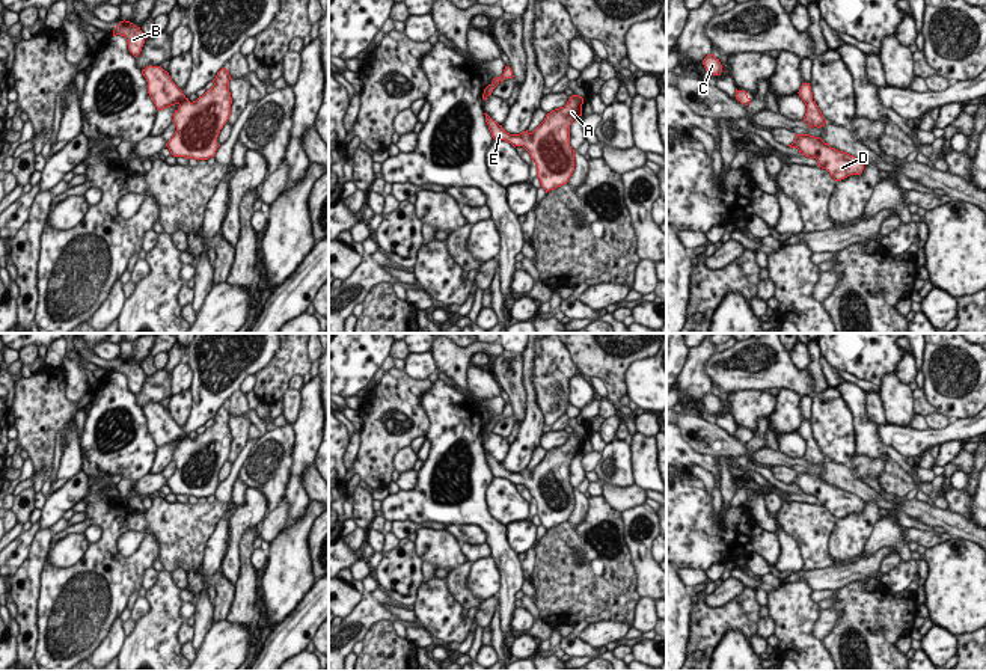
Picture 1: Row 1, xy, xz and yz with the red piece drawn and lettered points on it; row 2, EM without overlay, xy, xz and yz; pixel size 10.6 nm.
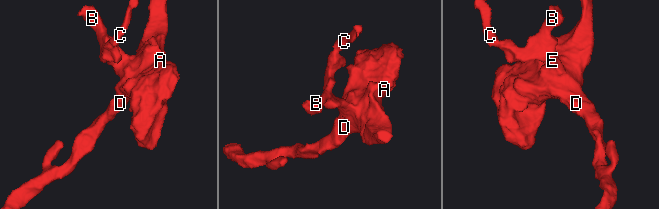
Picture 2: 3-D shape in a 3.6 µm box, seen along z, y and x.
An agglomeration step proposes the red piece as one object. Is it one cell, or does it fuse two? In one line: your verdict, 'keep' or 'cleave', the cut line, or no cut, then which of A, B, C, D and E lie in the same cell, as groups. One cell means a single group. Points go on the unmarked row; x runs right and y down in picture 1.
keep; cut none; groups A B C D E

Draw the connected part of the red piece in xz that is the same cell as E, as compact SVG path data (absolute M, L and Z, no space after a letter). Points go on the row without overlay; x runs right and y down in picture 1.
M571 433L564 445L546 452L544 458L532 469L520 472L507 470L487 451L485 460L495 478L505 478L523 484L537 504L537 516L547 529L568 520L574 508L574 487L570 484L570 463L582 454L583 436Z

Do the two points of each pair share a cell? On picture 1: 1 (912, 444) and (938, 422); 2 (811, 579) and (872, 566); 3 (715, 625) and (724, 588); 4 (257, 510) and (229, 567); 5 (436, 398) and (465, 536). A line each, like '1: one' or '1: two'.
1: two
2: one
3: two
4: one
5: two

